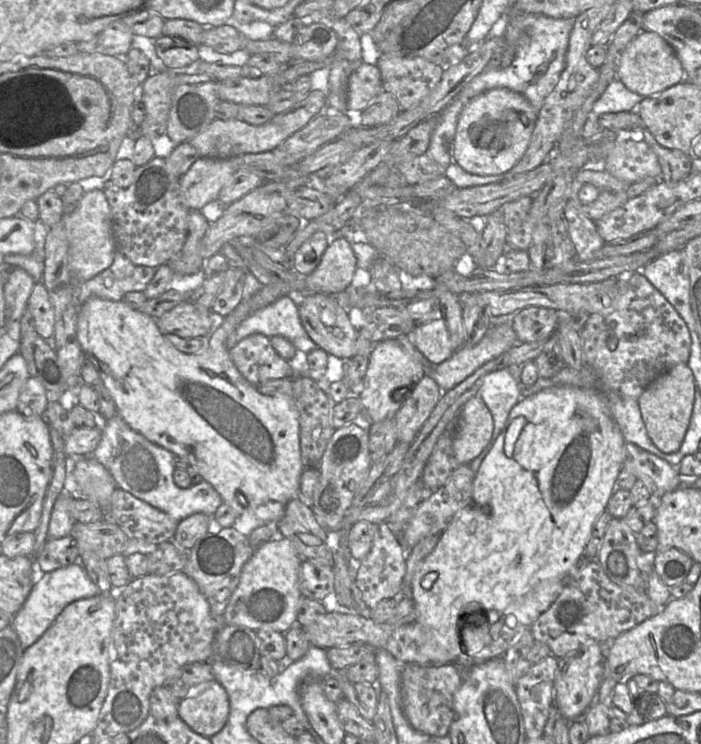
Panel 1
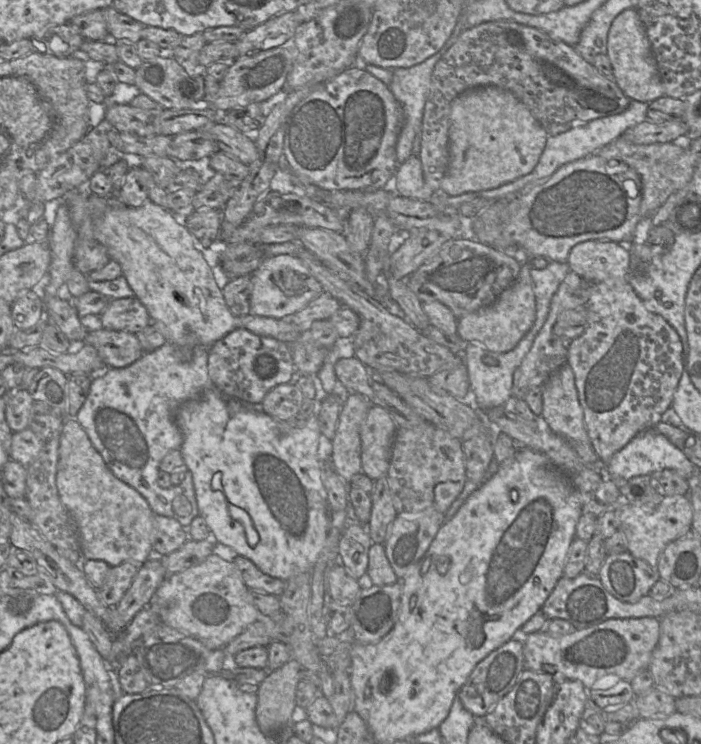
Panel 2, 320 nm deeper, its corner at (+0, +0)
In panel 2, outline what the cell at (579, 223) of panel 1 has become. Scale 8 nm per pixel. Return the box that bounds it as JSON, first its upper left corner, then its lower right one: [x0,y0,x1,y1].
[567,280,683,466]

